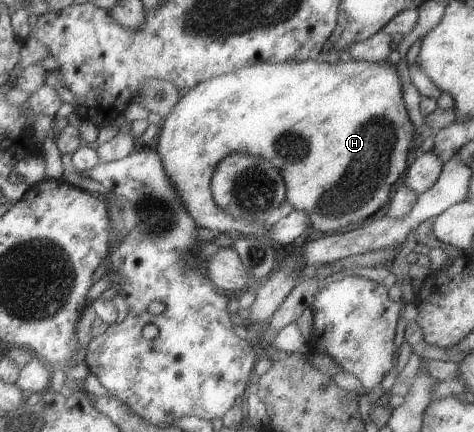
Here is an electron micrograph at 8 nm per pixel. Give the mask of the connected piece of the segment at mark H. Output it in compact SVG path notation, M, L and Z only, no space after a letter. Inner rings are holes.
M321 59L272 64L263 61L242 67L237 73L202 81L183 95L160 124L157 153L175 193L193 221L199 228L205 227L216 234L239 231L253 236L266 235L270 226L237 219L211 197L213 171L229 155L249 153L277 167L285 181L286 200L293 209L305 211L309 215L309 227L315 231L331 233L362 222L388 205L391 185L399 181L412 159L409 151L416 130L405 108L395 64L363 60L329 63Z

